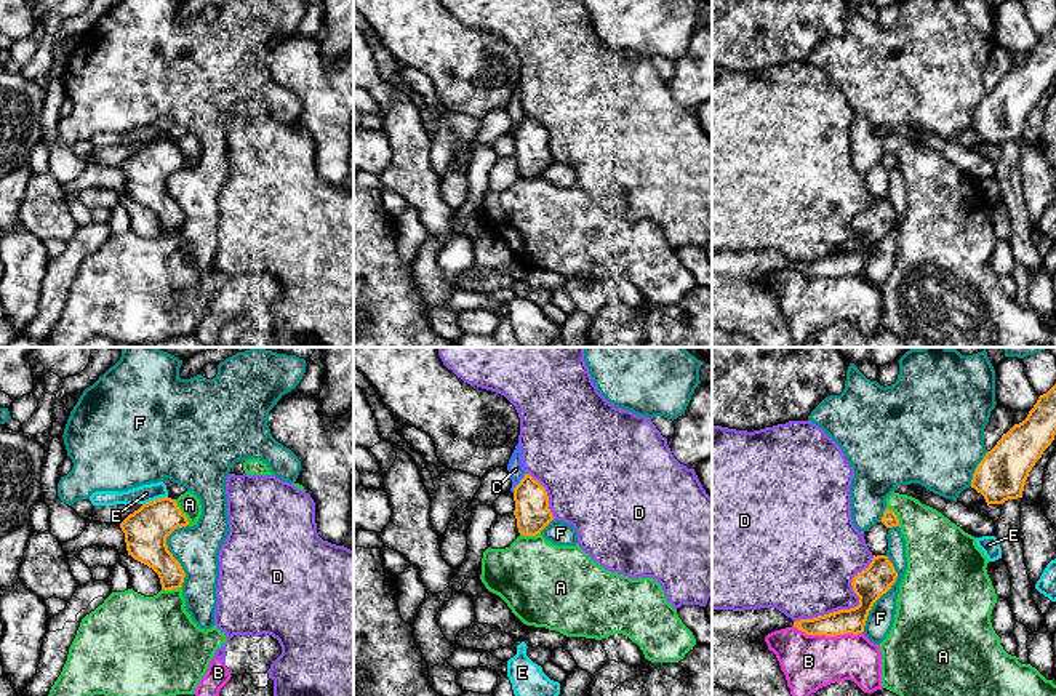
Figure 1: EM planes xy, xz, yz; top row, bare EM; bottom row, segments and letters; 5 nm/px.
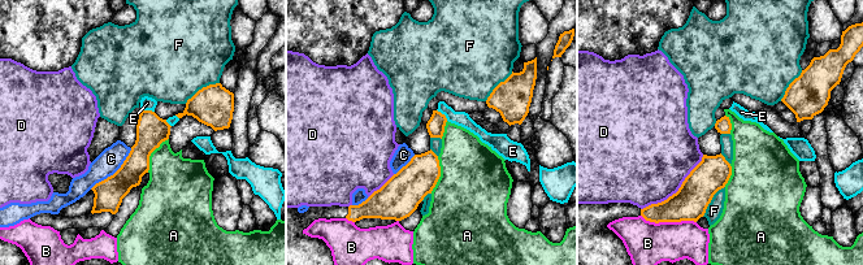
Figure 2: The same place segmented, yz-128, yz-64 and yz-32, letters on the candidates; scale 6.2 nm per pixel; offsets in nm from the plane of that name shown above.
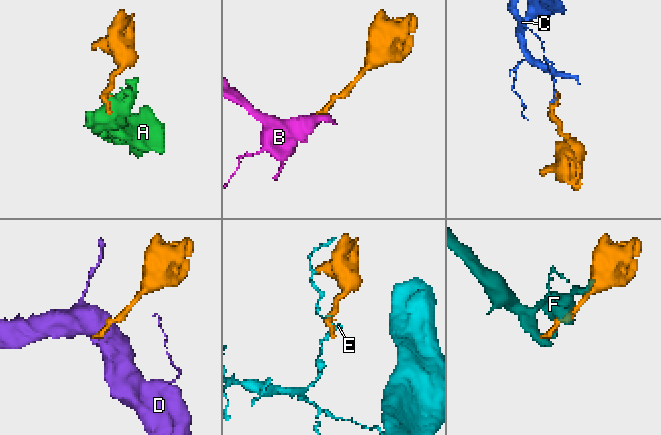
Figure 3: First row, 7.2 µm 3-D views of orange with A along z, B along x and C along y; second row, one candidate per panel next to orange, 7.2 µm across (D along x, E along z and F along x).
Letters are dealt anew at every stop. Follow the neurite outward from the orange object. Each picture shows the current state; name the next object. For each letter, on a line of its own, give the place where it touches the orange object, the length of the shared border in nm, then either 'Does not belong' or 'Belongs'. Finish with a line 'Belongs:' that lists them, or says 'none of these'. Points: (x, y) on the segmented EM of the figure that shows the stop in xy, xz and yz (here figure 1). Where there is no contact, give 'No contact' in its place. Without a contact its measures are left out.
A: Touches orange at xy (181, 512). Shared border 150 nm. Does not belong
B: Touches orange at yz (828, 636). Shared border 360 nm. Does not belong
C: Touches orange at xz (520, 482). Shared border 120 nm. Does not belong
D: Touches orange at yz (850, 608). Shared border 550 nm. Does not belong
E: Touches orange at xy (156, 500). Shared border 130 nm. Does not belong
F: Touches orange at yz (884, 592). Shared border 420 nm. Does not belong
Belongs: none of these

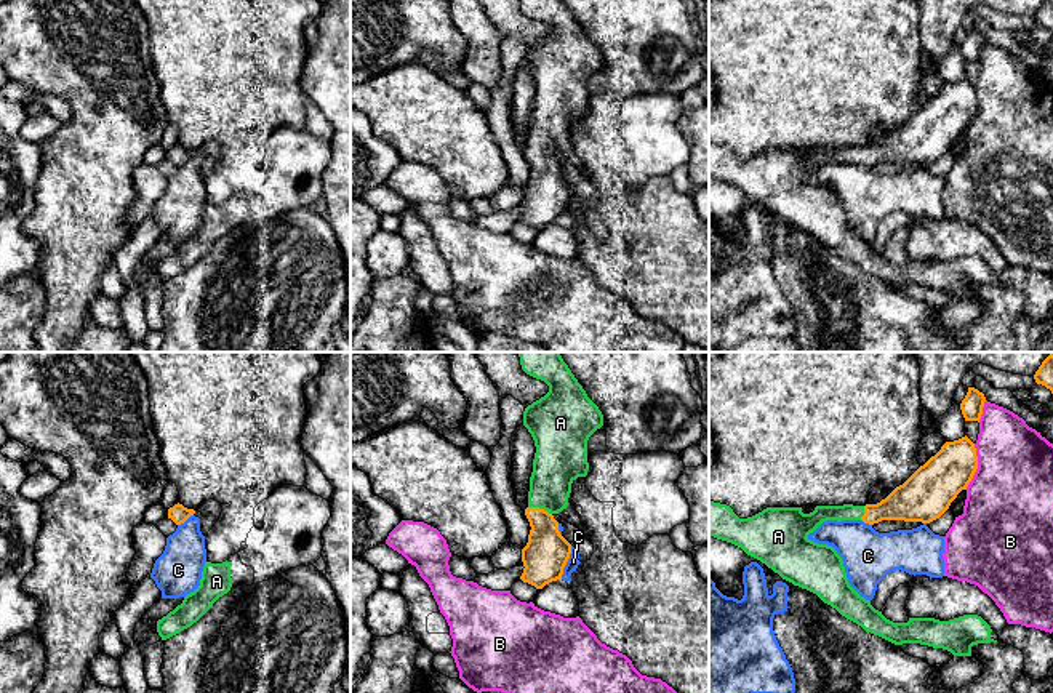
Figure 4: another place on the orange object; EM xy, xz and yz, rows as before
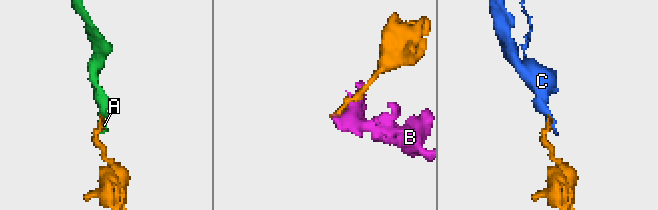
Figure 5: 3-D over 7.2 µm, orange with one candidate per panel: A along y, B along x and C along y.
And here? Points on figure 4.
A: Touches orange at xz (538, 508). Shared border 130 nm. Belongs
B: Touches orange at yz (976, 466). Shared border 240 nm. Does not belong
C: Touches orange at xz (567, 560). Shared border 180 nm. Does not belong
Belongs: A

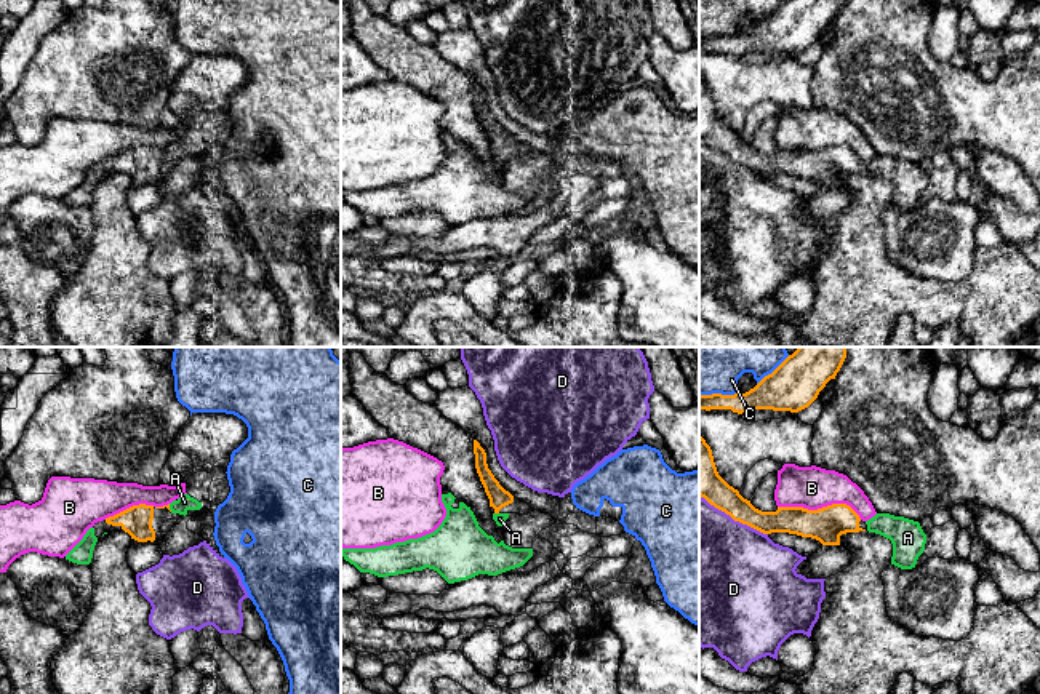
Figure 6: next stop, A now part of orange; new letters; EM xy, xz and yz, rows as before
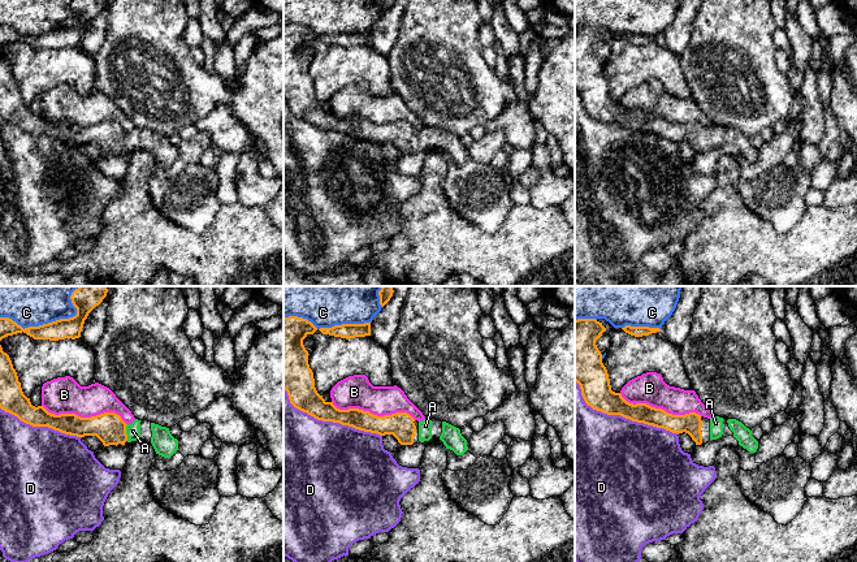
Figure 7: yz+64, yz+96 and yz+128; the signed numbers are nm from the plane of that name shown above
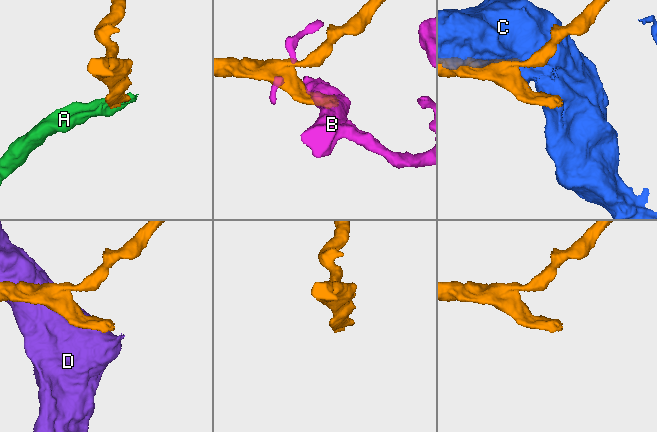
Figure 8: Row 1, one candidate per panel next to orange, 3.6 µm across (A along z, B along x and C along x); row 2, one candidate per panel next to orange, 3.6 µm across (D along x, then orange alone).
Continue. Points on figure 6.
A: Touches orange at xz (496, 512). Shared border 30 nm. Belongs
B: Touches orange at yz (820, 509). Shared border 420 nm. Does not belong
C: Touches orange at yz (717, 394). Shared border 190 nm. Does not belong
D: Touches orange at yz (733, 518). Shared border 400 nm. Does not belong
Belongs: A

